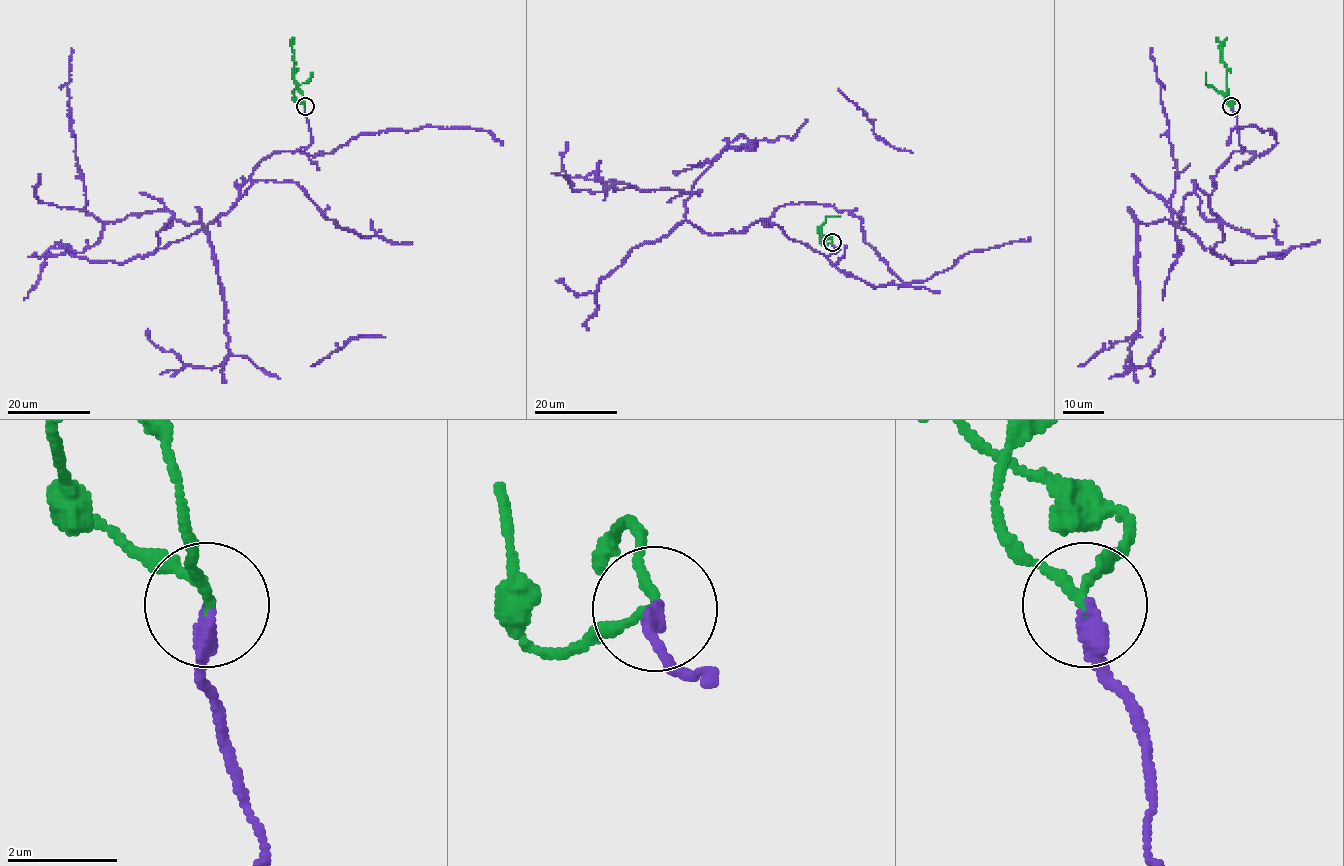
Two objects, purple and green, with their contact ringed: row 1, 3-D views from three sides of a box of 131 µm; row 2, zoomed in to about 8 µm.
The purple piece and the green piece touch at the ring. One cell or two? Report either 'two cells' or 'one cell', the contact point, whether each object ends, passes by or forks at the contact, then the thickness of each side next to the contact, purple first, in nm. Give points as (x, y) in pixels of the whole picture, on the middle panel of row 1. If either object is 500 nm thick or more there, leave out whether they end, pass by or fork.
one cell | (832, 242) | purple ends | green passes by | 340/150 nm

